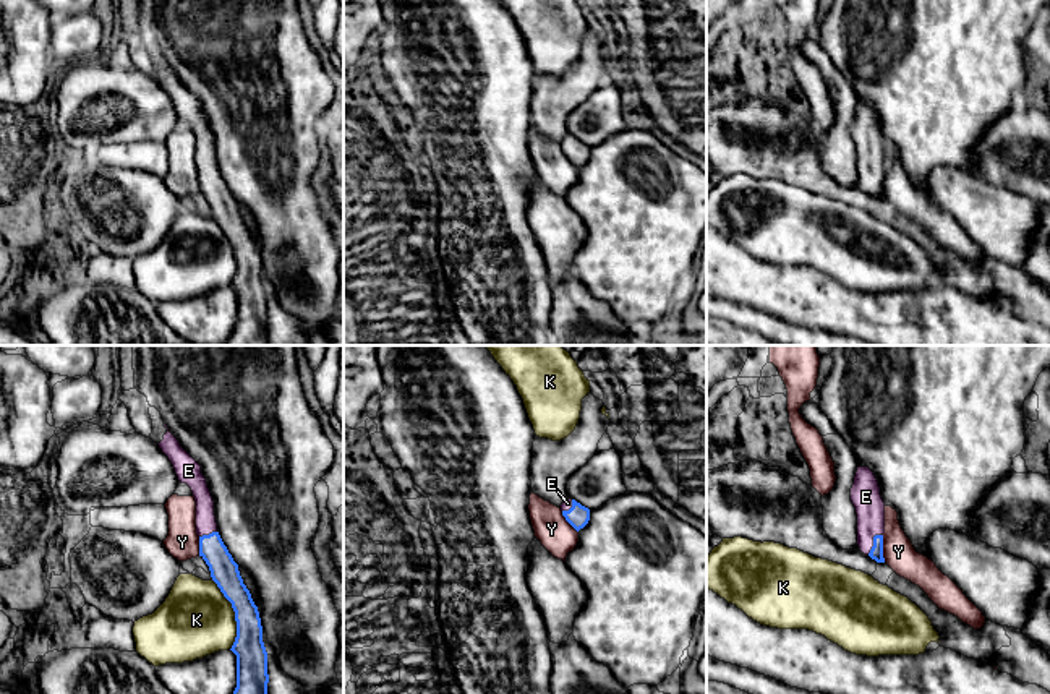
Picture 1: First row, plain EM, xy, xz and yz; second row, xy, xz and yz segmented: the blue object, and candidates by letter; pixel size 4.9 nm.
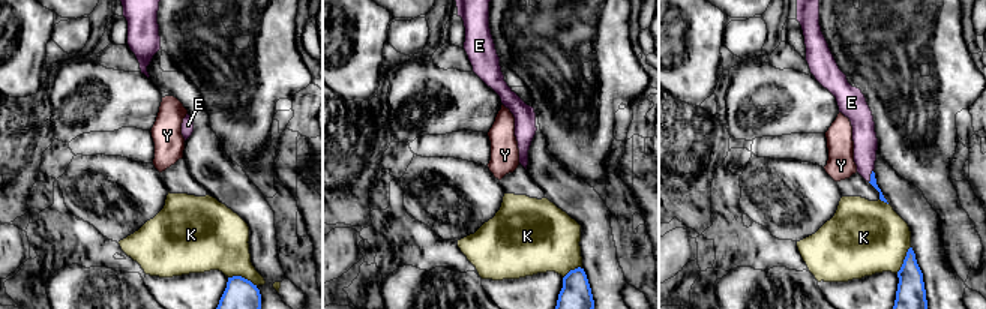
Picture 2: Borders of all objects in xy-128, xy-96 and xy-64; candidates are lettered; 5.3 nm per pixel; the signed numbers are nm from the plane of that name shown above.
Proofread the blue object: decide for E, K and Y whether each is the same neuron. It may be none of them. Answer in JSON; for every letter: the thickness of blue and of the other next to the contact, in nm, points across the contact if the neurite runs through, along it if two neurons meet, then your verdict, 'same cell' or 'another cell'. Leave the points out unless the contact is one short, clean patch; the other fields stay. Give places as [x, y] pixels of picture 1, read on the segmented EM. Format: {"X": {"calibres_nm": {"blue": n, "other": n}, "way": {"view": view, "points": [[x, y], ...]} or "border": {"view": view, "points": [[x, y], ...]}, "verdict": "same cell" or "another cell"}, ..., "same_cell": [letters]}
{"E": {"calibres_nm": {"blue": 70, "other": 150}, "way": {"view": "yz", "points": [[875, 553], [874, 542], [866, 496]]}, "verdict": "same cell"}, "K": {"calibres_nm": {"blue": 160, "other": 360}, "verdict": "another cell"}, "Y": {"calibres_nm": {"blue": 70, "other": 160}, "border": {"view": "yz", "points": [[882, 535], [882, 556], [885, 561]]}, "verdict": "another cell"}, "same_cell": ["E"]}

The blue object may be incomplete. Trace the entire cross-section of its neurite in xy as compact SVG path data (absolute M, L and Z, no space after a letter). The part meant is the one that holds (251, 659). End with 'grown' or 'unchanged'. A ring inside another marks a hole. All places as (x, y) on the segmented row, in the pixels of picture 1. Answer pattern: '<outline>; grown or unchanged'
M169 428L159 448L172 462L178 482L186 483L193 491L199 556L209 566L212 580L235 611L237 637L230 649L237 655L237 688L233 694L267 694L267 652L262 642L259 611L243 584L238 564L217 532L214 501L201 473L201 465L180 446Z; grown

